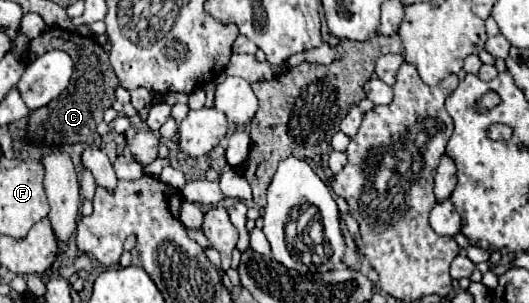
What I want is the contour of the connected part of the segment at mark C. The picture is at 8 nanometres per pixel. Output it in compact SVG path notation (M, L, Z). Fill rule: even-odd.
M49 29L37 39L29 41L27 53L43 53L49 49L63 49L71 53L75 61L75 73L73 81L55 101L49 105L31 111L29 123L25 129L25 141L29 145L73 145L73 143L87 143L93 147L99 147L101 135L95 131L97 123L103 119L103 113L107 107L113 105L115 99L115 87L119 85L115 71L109 63L109 53L95 41L87 39L73 31L61 31L61 29Z

